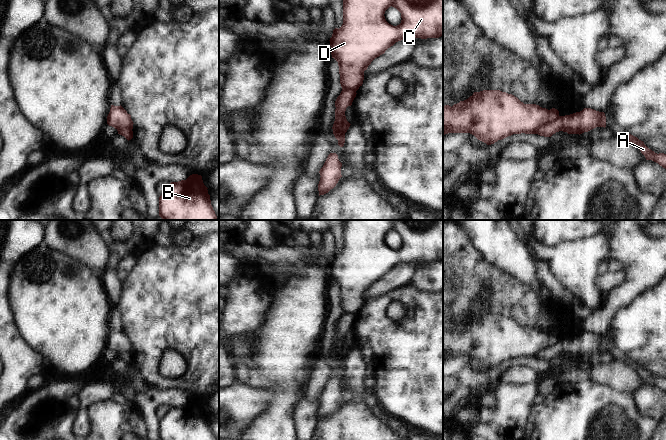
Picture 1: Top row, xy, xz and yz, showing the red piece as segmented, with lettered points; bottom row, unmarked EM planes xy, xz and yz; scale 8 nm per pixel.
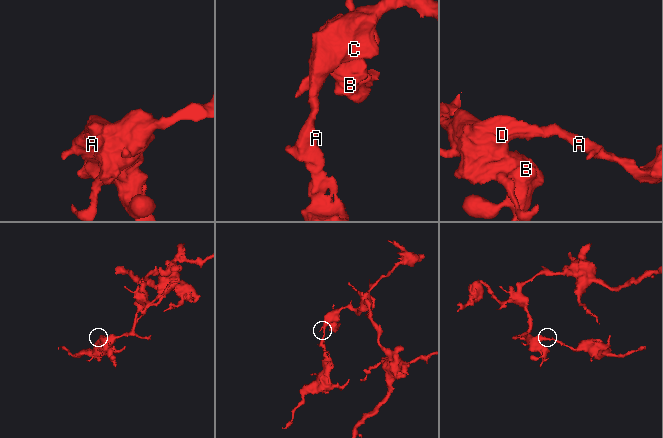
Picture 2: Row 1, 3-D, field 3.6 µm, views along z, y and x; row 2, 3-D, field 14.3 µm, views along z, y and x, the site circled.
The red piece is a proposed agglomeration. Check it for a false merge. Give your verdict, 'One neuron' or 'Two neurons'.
Two neurons.

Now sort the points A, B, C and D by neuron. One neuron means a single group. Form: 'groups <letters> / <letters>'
groups A / B C D

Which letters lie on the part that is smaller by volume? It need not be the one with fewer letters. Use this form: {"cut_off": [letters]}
{"cut_off": ["A"]}

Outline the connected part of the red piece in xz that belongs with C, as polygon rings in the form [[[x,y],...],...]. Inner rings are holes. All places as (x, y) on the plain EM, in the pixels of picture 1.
[[[343,220],[343,248],[333,254],[330,262],[331,279],[338,286],[342,315],[357,315],[363,308],[364,295],[371,286],[384,278],[396,266],[412,262],[439,262],[443,260],[443,220]],[[389,231],[401,237],[401,247],[397,250],[389,248],[385,243],[385,235]]]

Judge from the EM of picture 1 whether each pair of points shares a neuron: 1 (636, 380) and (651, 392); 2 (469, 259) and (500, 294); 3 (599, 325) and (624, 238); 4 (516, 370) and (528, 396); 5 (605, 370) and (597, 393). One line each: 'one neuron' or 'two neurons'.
1: two neurons
2: one neuron
3: one neuron
4: two neurons
5: two neurons

